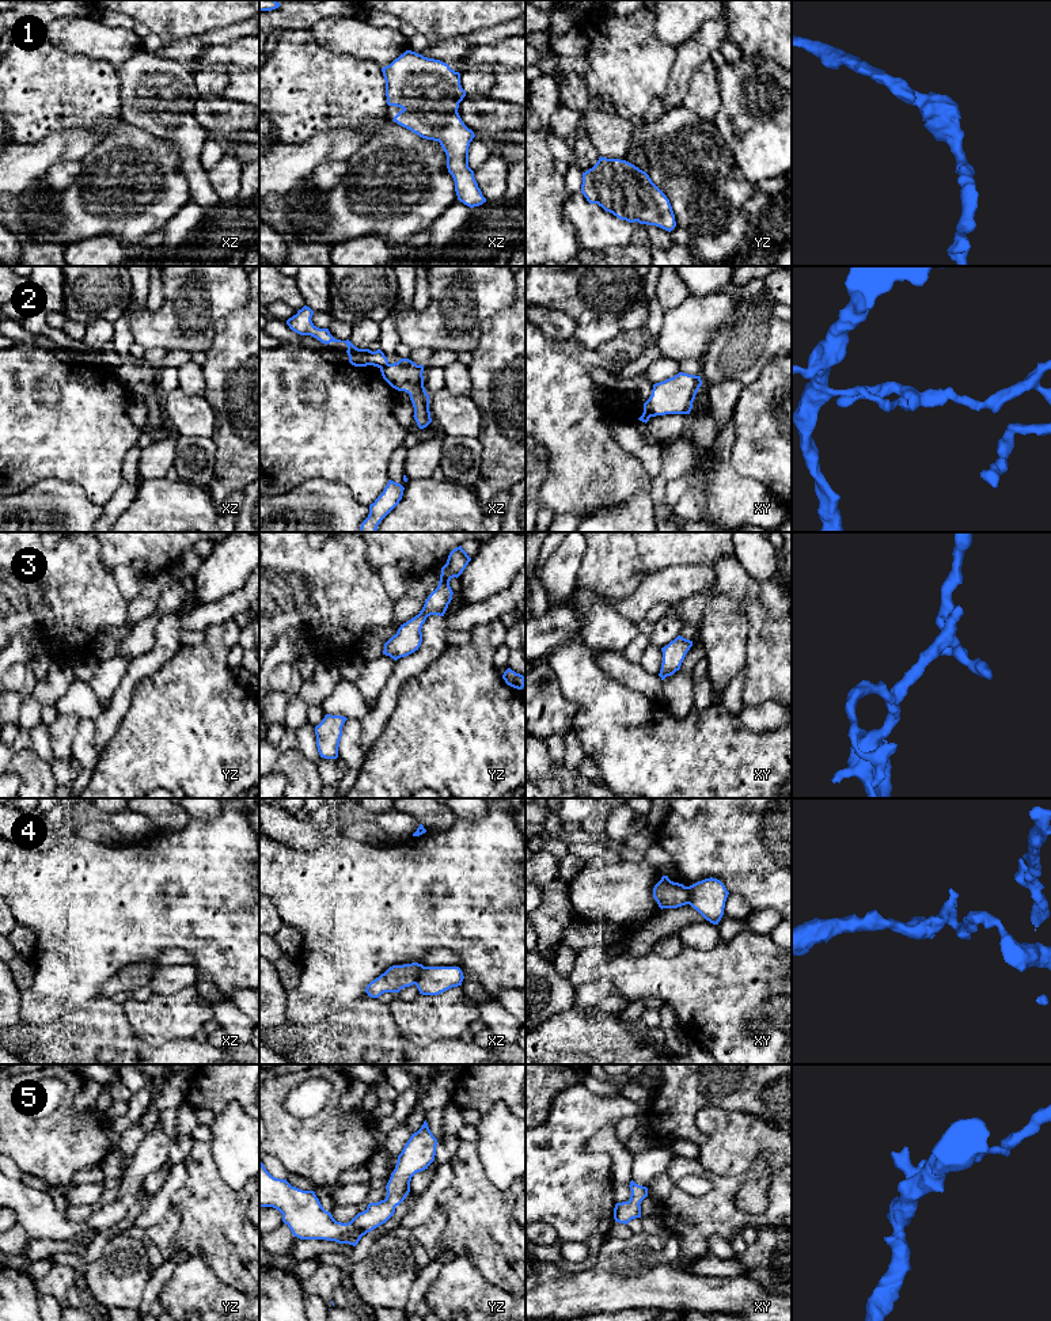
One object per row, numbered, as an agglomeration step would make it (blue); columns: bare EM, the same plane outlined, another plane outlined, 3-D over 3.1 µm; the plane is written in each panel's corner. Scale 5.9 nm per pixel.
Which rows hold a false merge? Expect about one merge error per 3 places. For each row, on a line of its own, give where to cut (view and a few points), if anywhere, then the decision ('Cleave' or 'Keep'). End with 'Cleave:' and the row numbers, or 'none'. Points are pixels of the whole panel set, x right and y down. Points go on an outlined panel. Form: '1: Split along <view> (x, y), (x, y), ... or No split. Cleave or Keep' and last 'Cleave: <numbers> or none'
1: No split. Keep
2: Split along xz (387, 363), (380, 368). Cleave
3: No split. Keep
4: Split along xz (424, 967), (414, 983). Cleave
5: No split. Keep
Cleave: 2, 4

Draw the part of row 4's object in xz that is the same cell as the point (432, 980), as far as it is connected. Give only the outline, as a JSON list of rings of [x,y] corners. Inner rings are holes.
[[[424,967],[416,986],[422,995],[439,995],[462,986],[463,979],[459,967]]]

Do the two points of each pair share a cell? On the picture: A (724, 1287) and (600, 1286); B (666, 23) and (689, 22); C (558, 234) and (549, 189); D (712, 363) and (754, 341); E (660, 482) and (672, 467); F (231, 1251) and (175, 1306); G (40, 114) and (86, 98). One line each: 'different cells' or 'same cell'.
A: same cell
B: same cell
C: same cell
D: same cell
E: same cell
F: different cells
G: same cell

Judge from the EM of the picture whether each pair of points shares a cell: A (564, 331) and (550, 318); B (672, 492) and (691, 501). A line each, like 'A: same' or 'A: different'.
A: same
B: different

